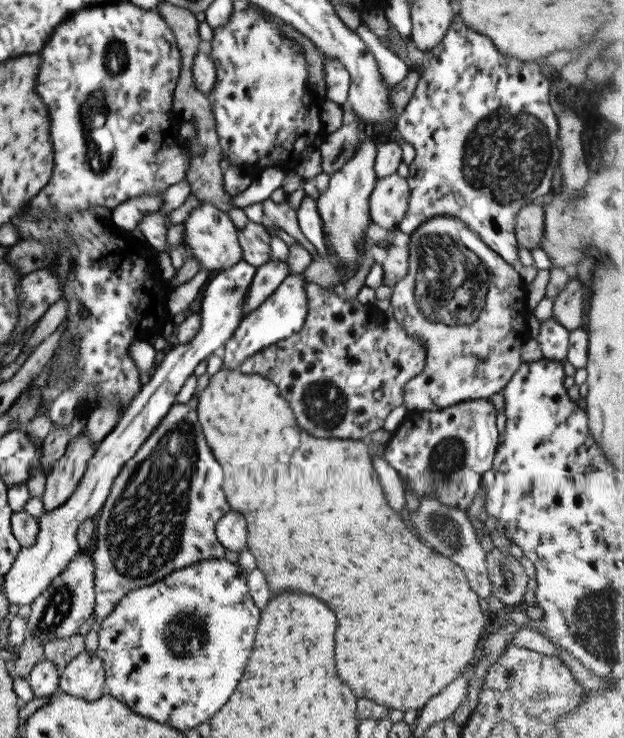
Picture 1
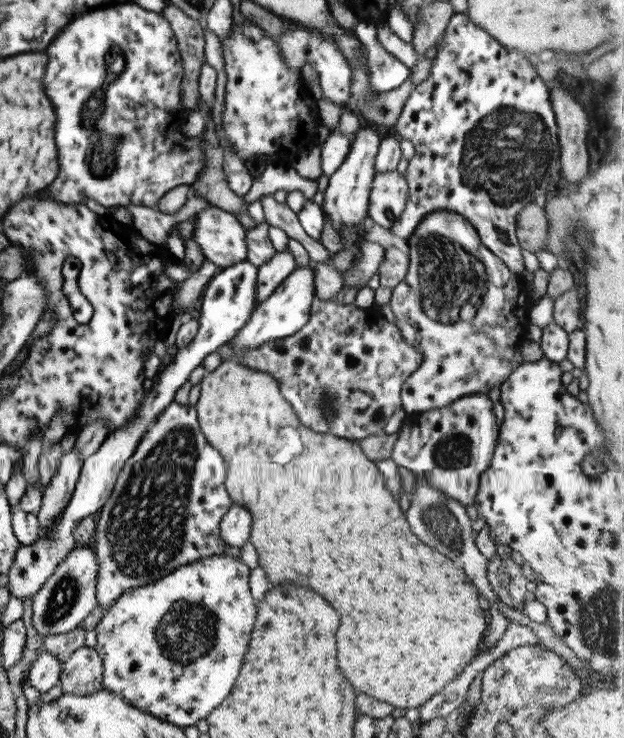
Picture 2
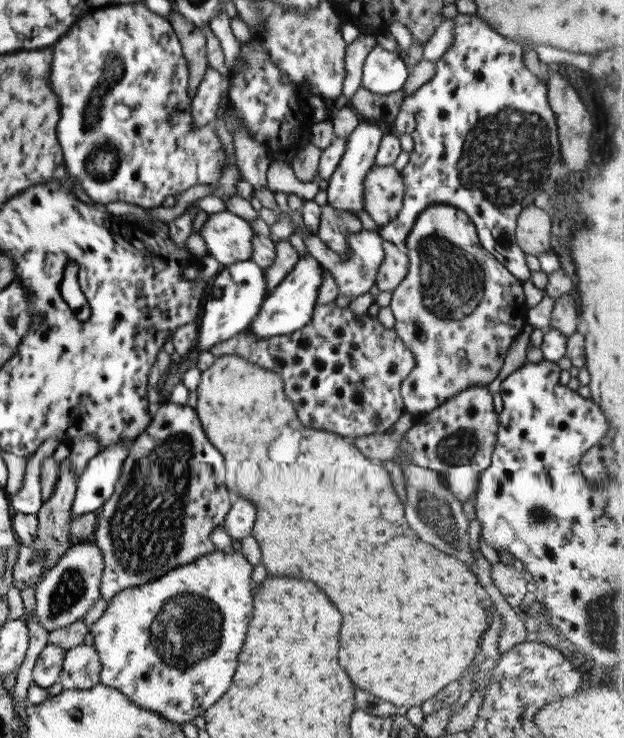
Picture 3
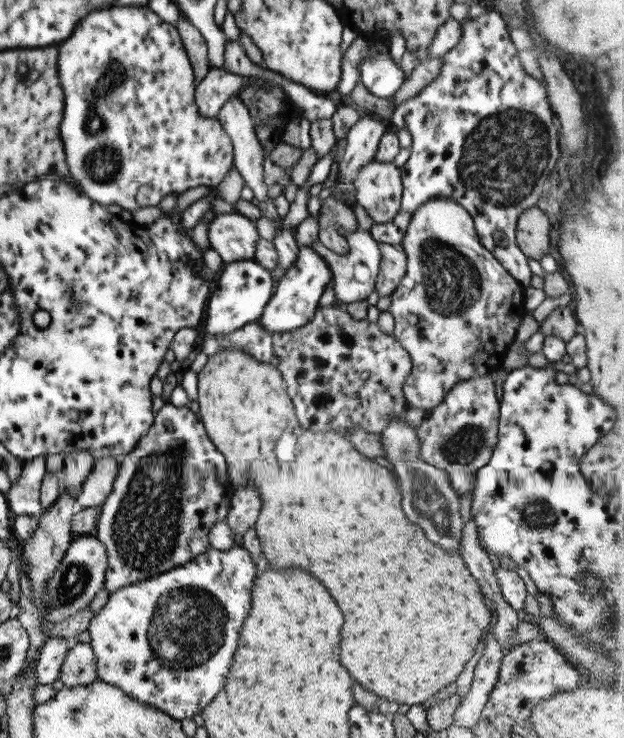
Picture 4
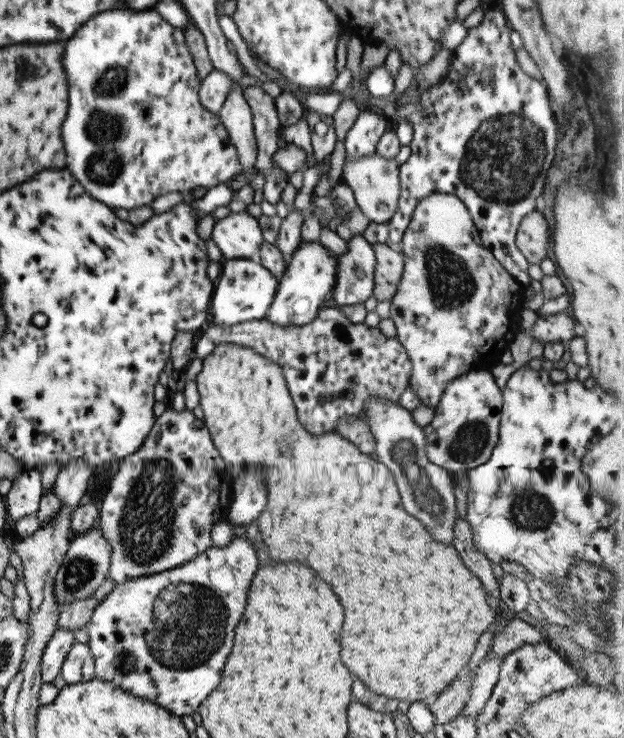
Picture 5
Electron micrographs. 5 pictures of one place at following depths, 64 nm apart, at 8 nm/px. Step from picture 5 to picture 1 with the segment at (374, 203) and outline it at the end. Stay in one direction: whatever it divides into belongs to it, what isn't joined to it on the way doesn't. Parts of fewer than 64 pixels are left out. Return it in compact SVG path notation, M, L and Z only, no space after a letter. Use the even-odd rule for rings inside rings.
M397 173L376 178L368 198L372 224L394 232L407 212L409 187L405 177Z

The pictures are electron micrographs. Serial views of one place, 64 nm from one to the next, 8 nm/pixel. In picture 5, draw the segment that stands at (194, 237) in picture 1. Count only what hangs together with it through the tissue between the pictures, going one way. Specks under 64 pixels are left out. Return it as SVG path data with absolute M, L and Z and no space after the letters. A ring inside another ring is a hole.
M244 211L229 212L215 220L210 238L219 248L224 261L256 258L259 245L263 242L257 221Z

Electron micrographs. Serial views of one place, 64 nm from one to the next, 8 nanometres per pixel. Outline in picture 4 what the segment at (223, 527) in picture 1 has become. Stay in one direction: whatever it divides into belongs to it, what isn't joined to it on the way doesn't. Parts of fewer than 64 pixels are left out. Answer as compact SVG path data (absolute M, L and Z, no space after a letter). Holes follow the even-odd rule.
M253 486L233 490L230 505L224 519L233 534L245 534L254 525L261 510L261 500Z

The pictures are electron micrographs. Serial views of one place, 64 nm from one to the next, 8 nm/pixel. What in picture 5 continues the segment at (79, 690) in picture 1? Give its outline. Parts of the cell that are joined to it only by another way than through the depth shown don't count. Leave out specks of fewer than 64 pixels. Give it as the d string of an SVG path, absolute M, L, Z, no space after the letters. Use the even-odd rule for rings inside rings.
M75 642L63 659L60 666L61 678L65 684L77 684L93 679L94 664L87 644Z

